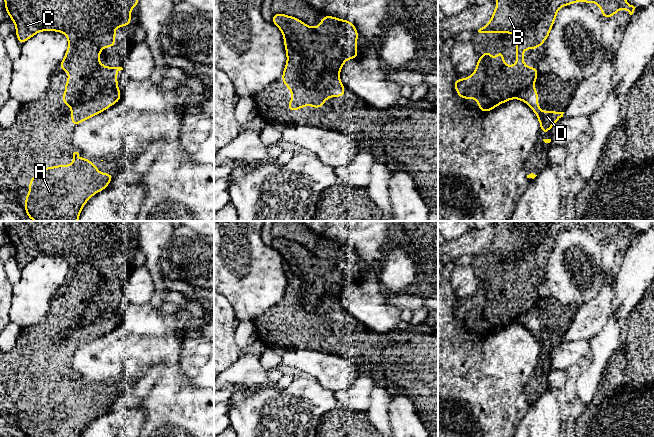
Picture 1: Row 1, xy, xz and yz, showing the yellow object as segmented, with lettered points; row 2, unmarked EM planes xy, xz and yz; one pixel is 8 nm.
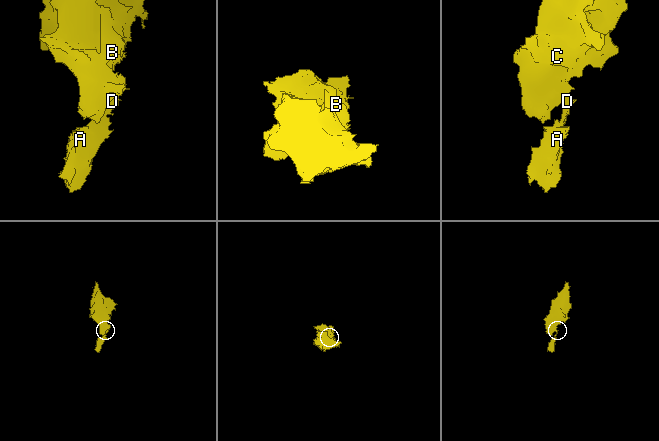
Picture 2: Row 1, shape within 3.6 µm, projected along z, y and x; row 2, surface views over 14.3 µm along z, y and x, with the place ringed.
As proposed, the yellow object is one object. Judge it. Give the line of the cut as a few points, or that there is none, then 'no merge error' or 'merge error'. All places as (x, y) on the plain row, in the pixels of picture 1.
no cut; no merge error

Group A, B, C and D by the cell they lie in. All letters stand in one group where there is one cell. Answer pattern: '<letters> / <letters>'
A B C D

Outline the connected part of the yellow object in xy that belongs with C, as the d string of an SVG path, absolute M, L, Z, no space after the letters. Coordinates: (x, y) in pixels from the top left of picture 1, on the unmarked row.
M4 221L6 236L16 250L15 258L21 269L41 255L61 256L67 260L68 272L59 292L67 295L69 304L65 305L65 318L60 321L60 325L71 332L73 350L76 351L120 325L117 296L123 292L104 290L99 280L104 271L115 271L116 251L131 249L131 232L138 231L138 226L138 221Z

